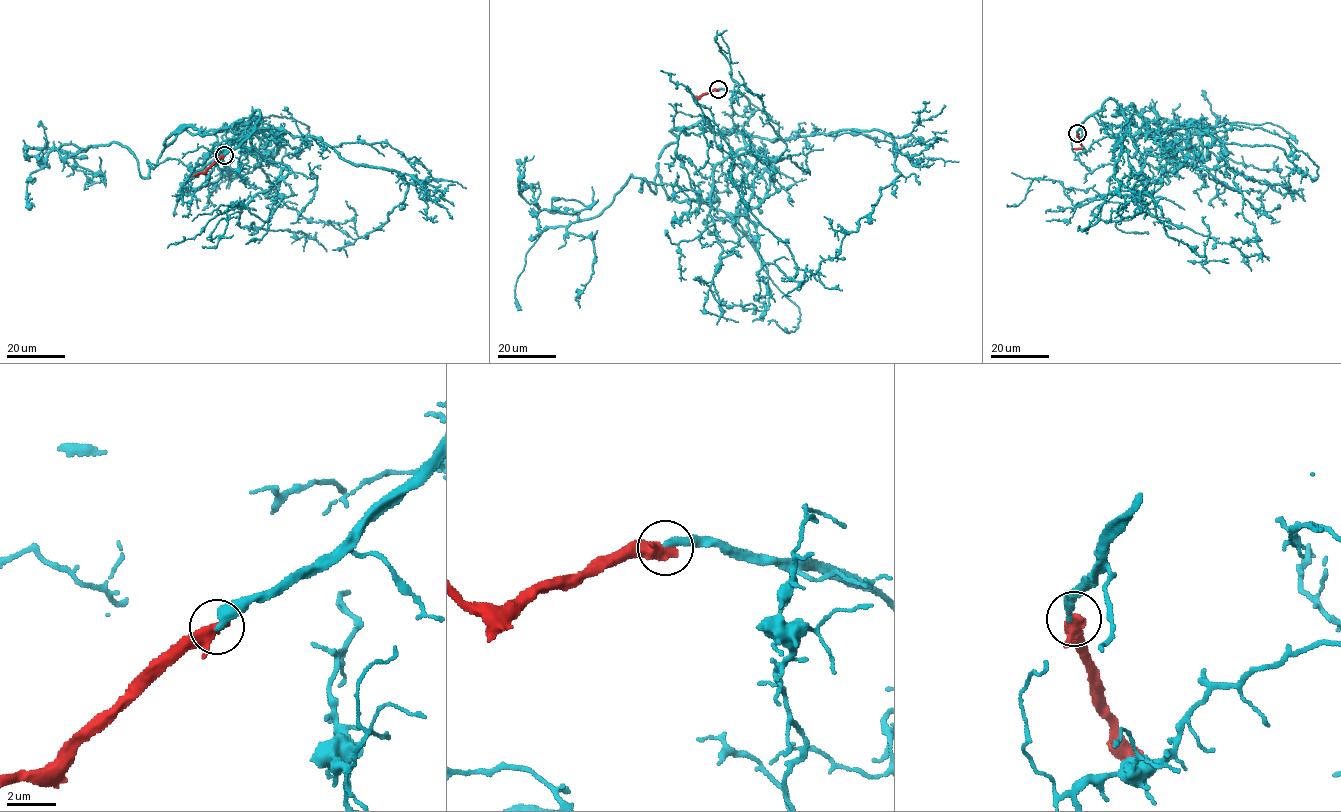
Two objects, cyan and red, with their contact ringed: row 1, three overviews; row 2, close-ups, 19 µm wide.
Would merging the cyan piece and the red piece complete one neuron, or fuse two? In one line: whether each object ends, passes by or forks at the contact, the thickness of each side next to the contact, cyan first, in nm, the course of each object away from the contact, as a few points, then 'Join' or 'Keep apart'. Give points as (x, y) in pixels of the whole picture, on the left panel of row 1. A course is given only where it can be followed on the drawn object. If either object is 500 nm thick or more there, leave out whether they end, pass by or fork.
At the ring cyan ends. At the ring red passes by. Thickness 360 nm (cyan) against 400 nm. Course of cyan: (224, 155), (259, 110), (252, 148), (197, 170), (143, 177), (125, 146), (61, 144), (30, 174), (35, 206). Course of red: (224, 155), (203, 172), (193, 176). Keep apart

